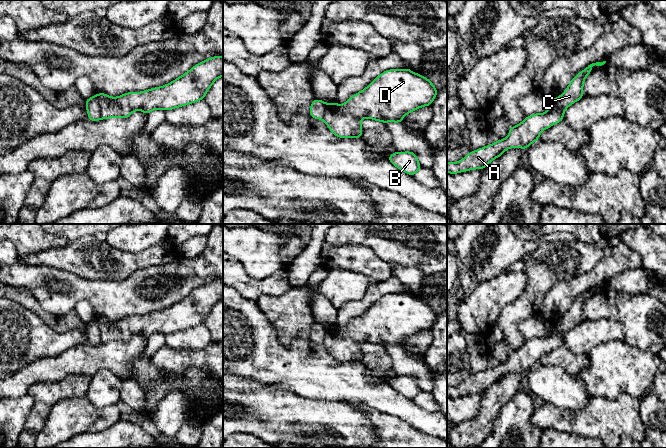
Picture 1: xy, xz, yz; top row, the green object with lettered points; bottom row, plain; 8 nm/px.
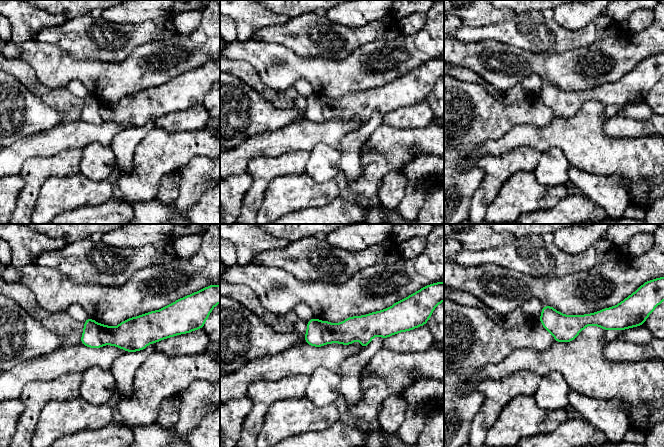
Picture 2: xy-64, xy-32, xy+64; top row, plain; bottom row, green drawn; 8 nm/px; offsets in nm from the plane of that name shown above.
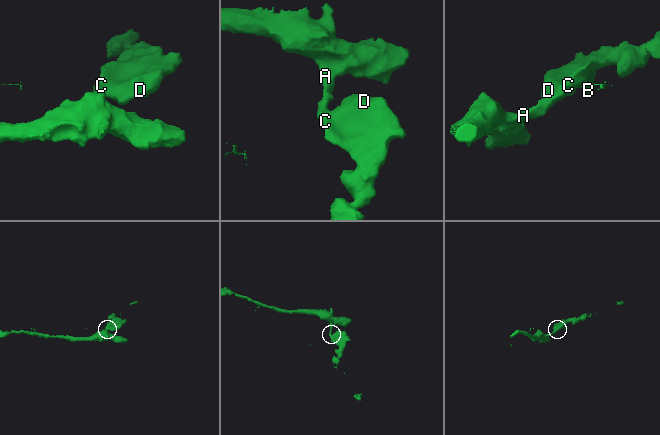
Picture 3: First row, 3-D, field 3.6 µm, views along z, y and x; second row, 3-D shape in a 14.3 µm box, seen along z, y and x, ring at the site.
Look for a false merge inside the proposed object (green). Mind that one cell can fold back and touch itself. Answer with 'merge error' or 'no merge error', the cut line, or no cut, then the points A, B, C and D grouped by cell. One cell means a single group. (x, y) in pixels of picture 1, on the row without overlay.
merge error; cut in xy along (95, 319), (102, 342); A / B C D

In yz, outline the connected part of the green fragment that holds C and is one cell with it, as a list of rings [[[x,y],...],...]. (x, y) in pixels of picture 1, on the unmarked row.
[[[596,286],[588,289],[584,294],[579,296],[570,306],[565,315],[558,321],[559,329],[565,334],[573,327],[579,325],[583,320],[583,309],[585,302],[592,296],[593,290],[602,290],[606,287]]]

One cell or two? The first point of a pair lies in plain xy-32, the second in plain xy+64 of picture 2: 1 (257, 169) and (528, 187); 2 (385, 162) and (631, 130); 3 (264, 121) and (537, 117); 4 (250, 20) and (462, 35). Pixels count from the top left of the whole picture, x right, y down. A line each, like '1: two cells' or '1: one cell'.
1: two cells
2: one cell
3: one cell
4: two cells

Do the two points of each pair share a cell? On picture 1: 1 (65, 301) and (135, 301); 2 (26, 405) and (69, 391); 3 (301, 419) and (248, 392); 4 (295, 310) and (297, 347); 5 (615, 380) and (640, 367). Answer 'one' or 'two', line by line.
1: one
2: two
3: one
4: two
5: one

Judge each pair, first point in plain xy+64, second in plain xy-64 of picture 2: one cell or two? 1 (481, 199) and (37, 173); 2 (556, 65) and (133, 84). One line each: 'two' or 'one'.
1: one
2: one

